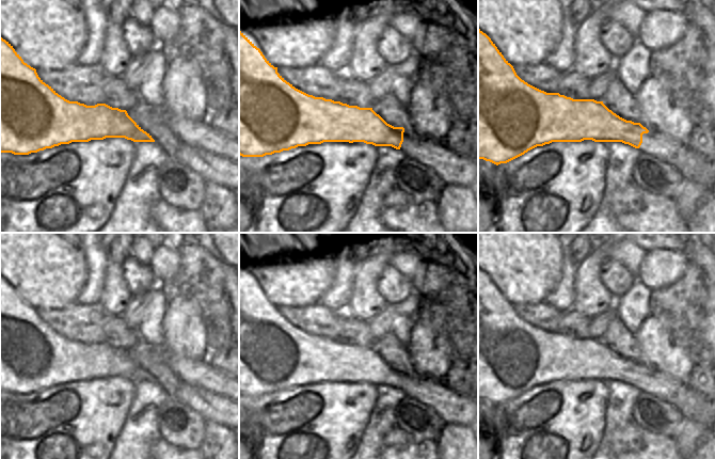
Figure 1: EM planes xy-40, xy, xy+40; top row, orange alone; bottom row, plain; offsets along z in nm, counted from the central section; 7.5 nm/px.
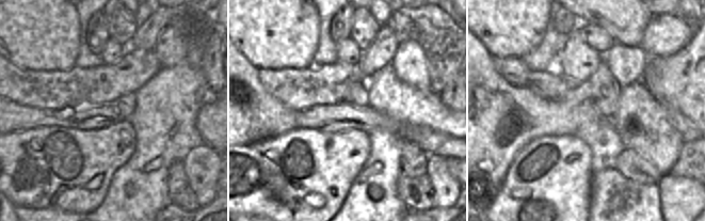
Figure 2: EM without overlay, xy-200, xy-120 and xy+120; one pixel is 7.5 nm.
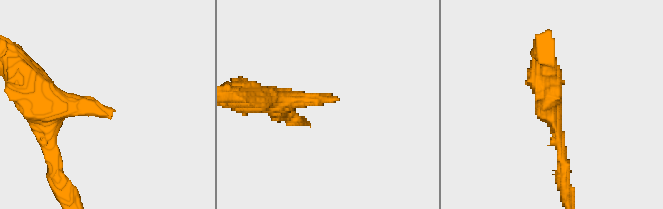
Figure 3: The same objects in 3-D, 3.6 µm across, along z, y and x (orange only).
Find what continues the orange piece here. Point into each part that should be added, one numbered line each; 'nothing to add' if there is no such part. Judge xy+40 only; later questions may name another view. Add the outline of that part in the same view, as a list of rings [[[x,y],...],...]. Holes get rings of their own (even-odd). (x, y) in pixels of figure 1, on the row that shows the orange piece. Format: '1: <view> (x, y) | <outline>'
1: xy+40 (693, 167) | [[[649,131],[642,134],[638,148],[671,165],[684,179],[708,188],[715,183],[715,164],[695,153],[686,144],[678,142],[665,133]]]

